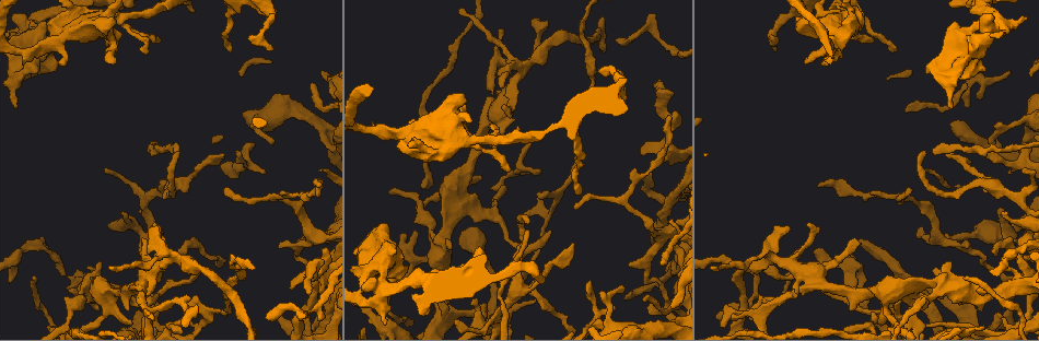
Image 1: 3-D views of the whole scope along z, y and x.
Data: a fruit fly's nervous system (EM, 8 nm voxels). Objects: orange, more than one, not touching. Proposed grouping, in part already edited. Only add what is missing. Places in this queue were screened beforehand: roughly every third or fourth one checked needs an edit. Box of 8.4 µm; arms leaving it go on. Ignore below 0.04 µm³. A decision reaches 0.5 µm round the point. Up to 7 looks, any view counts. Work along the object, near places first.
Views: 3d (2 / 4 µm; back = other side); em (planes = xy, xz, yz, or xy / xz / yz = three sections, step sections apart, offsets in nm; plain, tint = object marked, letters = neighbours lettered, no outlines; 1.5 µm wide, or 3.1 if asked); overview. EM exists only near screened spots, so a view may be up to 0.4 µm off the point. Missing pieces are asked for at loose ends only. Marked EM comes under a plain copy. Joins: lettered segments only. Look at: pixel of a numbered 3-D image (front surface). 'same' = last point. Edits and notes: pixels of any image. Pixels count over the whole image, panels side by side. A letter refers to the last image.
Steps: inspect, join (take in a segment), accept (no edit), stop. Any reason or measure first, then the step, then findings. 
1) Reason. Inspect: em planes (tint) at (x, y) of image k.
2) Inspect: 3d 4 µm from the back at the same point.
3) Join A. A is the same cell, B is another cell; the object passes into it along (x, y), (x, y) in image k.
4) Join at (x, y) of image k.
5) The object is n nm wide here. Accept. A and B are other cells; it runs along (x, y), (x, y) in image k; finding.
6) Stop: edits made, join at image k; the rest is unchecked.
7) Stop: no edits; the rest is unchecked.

An open end. Inspect: 3d 4 µm at (116, 62) of image 1.

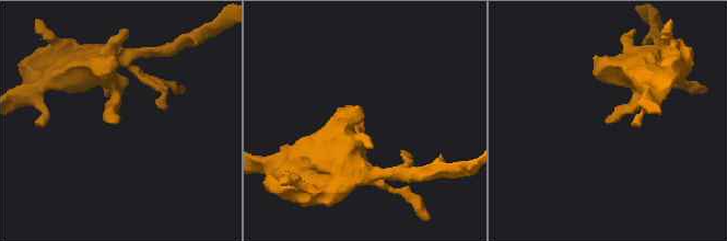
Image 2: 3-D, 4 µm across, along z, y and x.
Inspect: em xy step 8 (tint) at (360, 124) of image 2.

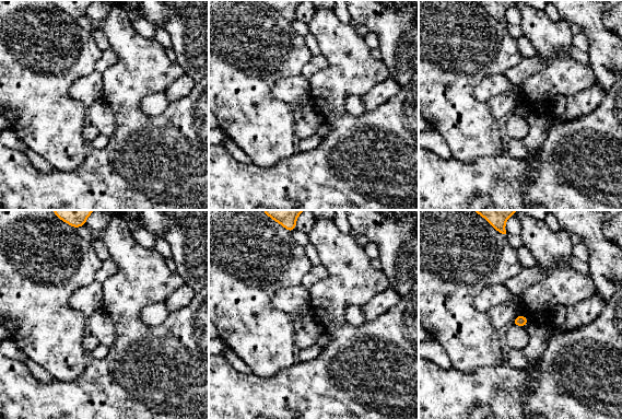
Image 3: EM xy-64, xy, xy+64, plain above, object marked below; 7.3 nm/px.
Cut it another way. Inspect: em planes (letters) at the same point.

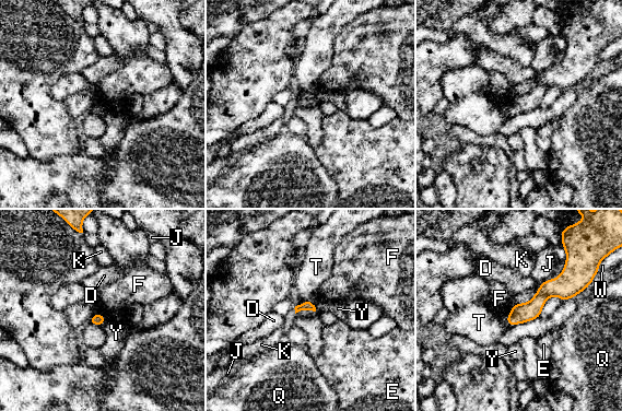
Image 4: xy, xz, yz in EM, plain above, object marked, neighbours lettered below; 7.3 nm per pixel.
Accept. D, E, F, J, K, Q, T, W and Y are other cells; it runs along (576, 280), (550, 288), (509, 321) in image 4; none of them fits.

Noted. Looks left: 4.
An open end. Inspect: em planes (letters) at (122, 214) of image 1.

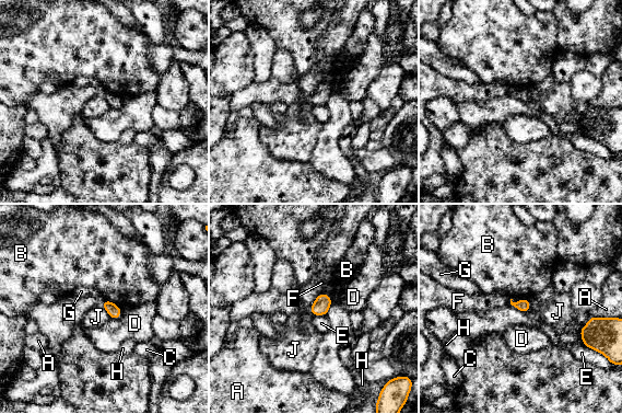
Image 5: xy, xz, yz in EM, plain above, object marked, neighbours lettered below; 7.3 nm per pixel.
The longest contact is with J, 220 nm. Accept. A, B, C, D, E, F, G, H and J are other cells; a border runs along (589, 315), (581, 329), (583, 344) in image 5; no lettered segment goes on from it.

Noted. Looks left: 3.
An open end. Inspect: em xz step 4 (letters) at (814, 251) of image 1.

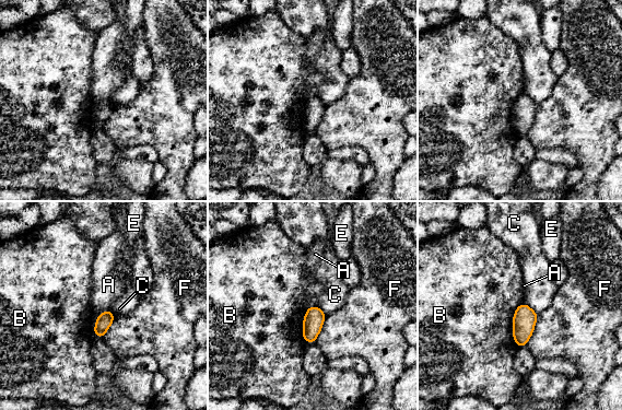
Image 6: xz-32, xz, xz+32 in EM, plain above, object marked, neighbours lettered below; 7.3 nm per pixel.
Another direction. Inspect: em planes (letters) at the same point.

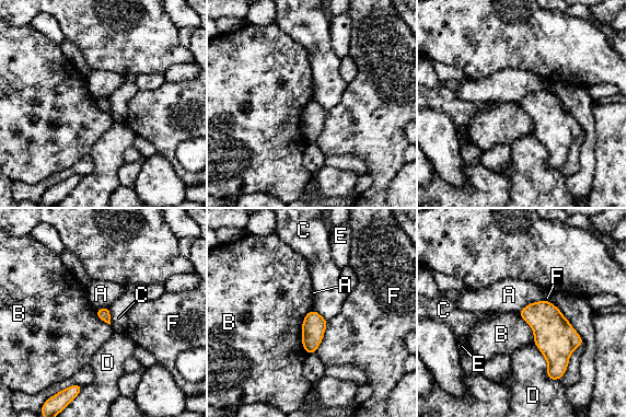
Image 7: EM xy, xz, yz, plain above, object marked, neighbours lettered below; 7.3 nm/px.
Accept. A, B, C, D, E and F are other cells; a border runs along (546, 299), (527, 303), (519, 313) in image 7; no lettered segment goes on from it.

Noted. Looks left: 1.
Stop: no edits; the rest is unchecked.

